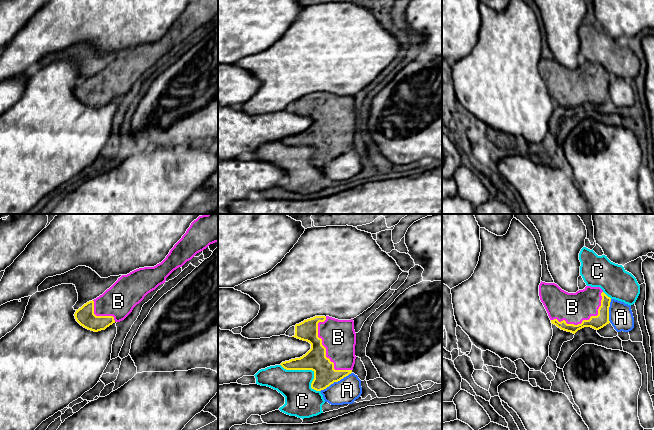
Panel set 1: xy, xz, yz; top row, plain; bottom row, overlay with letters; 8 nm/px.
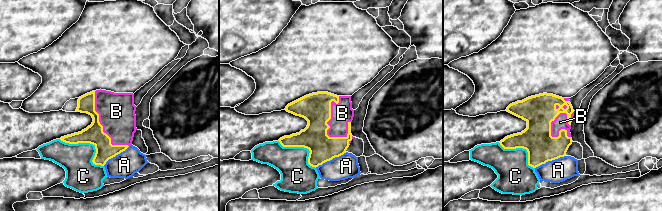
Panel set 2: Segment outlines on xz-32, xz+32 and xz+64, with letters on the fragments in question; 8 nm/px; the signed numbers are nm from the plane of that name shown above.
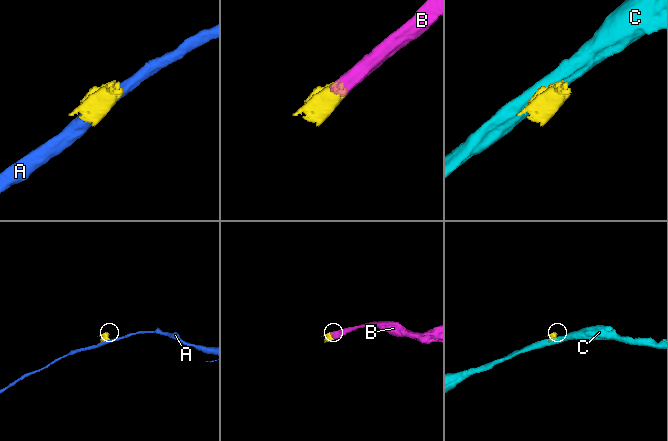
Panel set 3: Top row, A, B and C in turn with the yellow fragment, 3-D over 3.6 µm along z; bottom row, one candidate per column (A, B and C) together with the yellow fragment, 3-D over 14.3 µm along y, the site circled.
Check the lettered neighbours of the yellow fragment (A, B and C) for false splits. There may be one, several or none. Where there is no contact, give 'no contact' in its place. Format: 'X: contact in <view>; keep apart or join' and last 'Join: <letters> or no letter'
A: contact in xz; keep apart
B: contact in xz; join
C: contact in xz; keep apart
Join: B

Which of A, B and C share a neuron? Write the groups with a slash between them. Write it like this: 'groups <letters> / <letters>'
groups A / B / C

